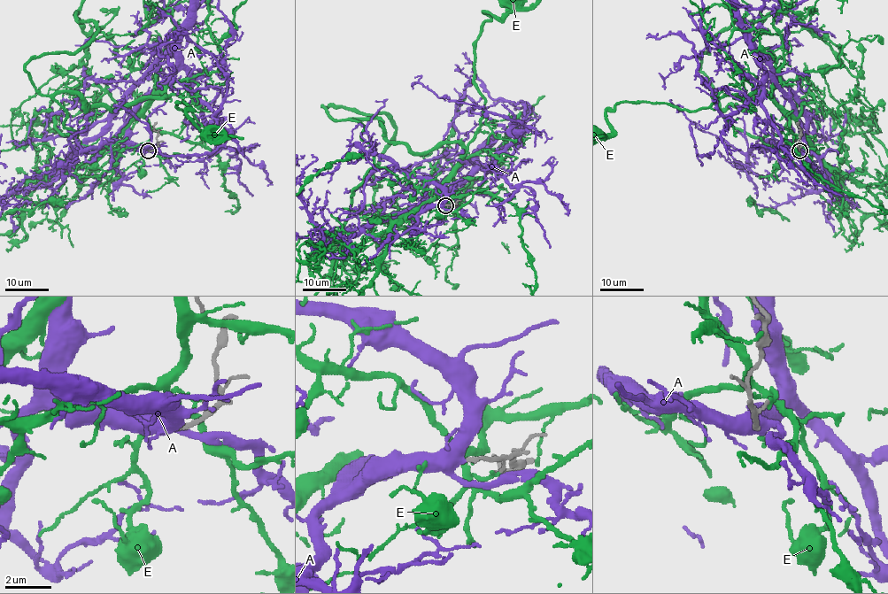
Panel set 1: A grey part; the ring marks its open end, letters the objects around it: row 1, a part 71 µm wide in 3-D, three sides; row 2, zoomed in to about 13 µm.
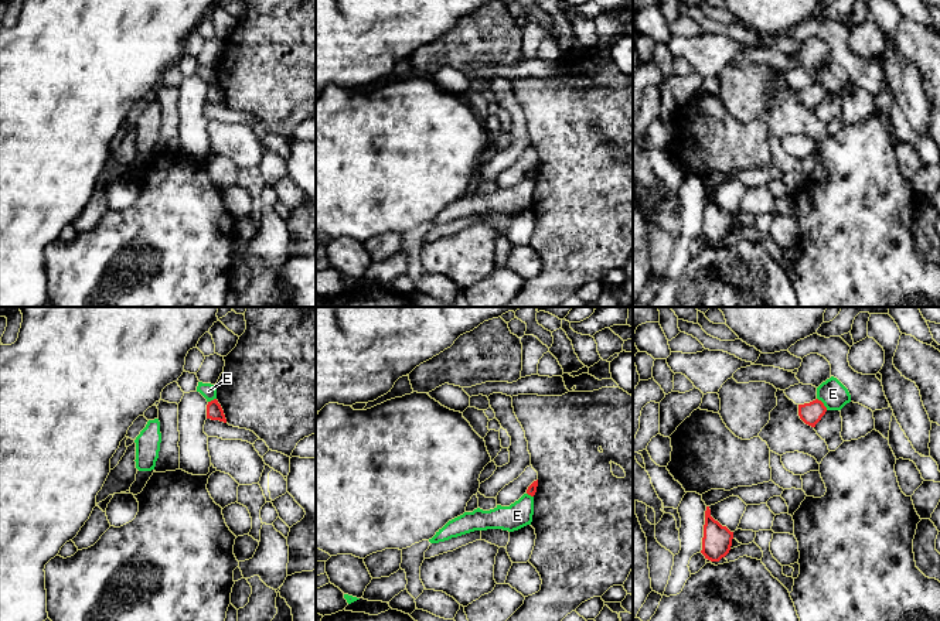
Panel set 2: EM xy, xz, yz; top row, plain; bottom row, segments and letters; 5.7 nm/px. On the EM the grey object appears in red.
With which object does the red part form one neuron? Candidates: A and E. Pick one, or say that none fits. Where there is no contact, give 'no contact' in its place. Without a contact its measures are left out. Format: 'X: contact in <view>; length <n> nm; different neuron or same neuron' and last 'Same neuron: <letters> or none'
A: no contact; same neuron
E: contact in yz; length 90 nm; different neuron
Same neuron: A

